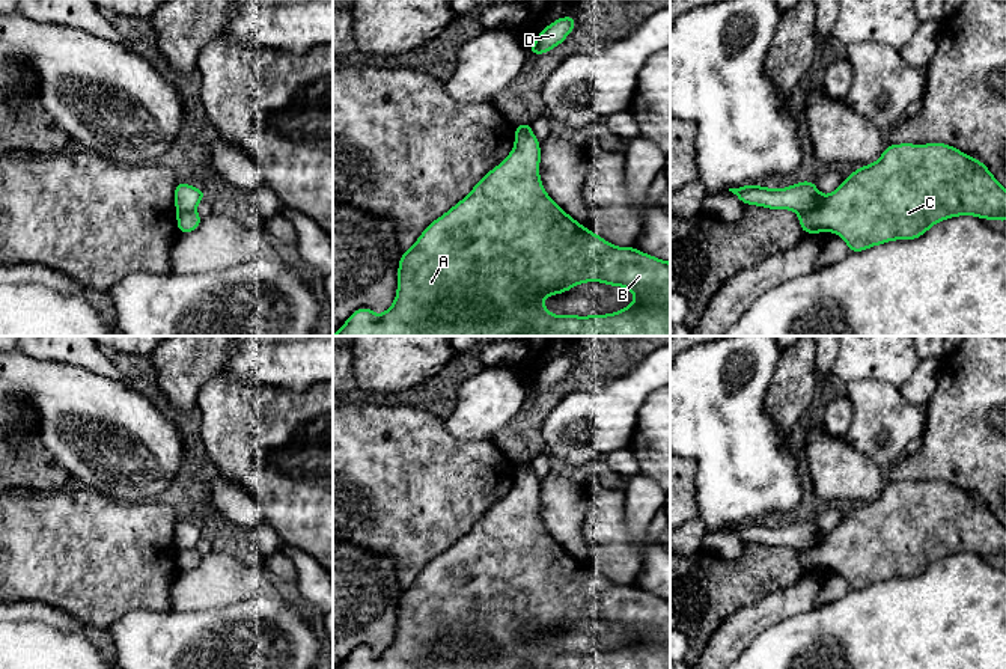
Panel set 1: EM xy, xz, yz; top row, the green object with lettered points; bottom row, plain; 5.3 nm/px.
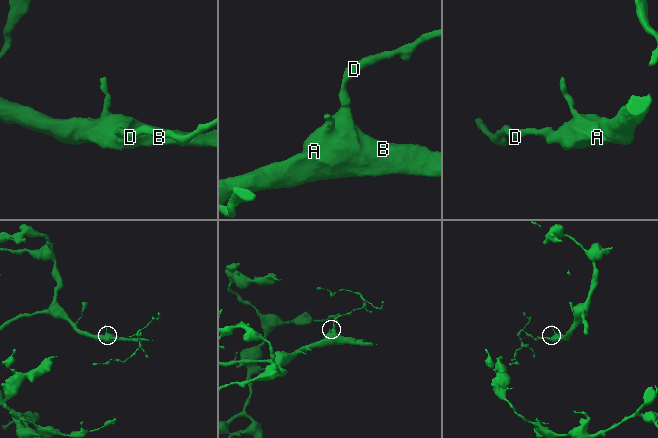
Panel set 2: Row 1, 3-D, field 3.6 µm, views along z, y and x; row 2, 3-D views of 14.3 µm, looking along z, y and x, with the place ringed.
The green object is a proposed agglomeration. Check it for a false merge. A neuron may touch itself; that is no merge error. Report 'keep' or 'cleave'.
cleave

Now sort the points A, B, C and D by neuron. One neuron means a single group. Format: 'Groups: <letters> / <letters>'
Groups: A B C / D

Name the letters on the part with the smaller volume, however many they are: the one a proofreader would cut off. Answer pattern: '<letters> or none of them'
D

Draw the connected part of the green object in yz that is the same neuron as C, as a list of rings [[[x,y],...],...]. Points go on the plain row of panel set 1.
[[[946,481],[928,482],[889,482],[883,493],[869,503],[860,503],[831,532],[822,533],[810,548],[800,551],[804,571],[834,570],[840,573],[849,589],[863,589],[869,585],[893,577],[916,577],[931,564],[956,553],[976,553],[982,558],[1006,558],[1006,527],[992,514],[988,505]]]

